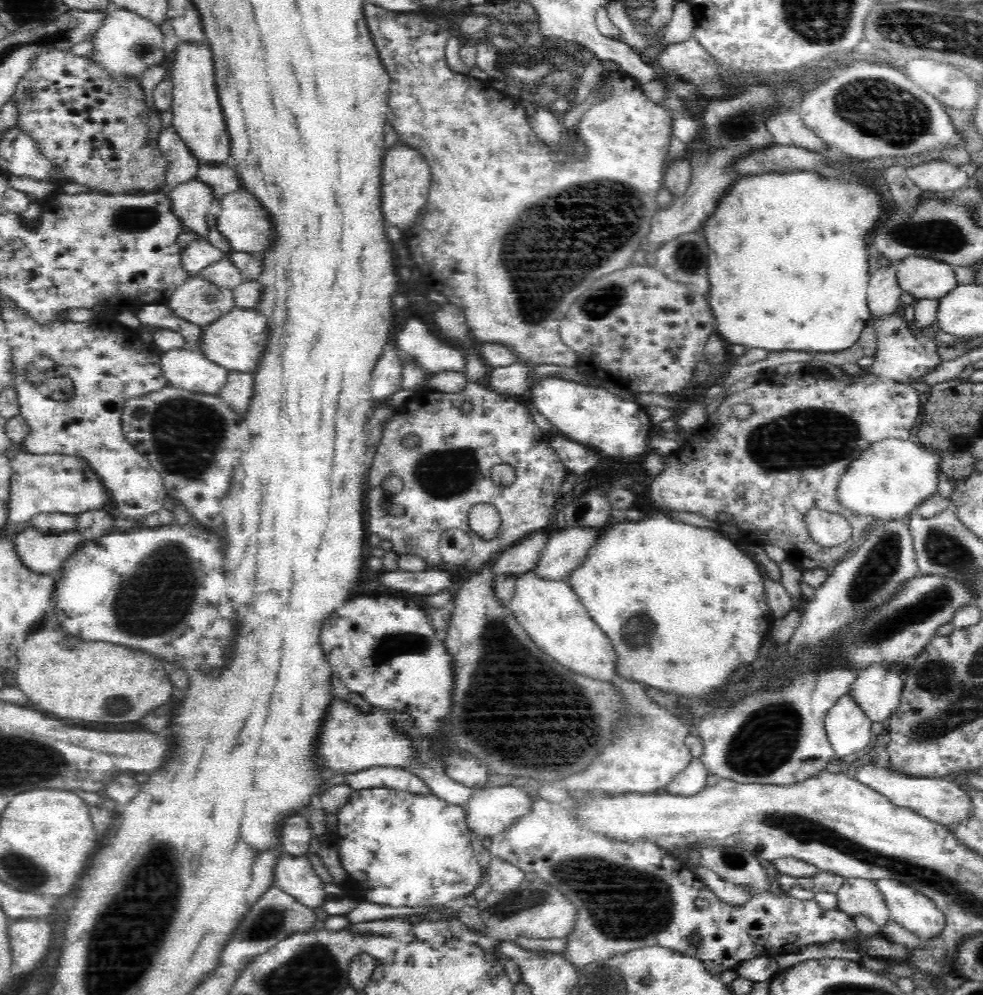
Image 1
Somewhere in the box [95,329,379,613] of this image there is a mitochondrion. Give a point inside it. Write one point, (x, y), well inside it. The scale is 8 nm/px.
(188, 435)

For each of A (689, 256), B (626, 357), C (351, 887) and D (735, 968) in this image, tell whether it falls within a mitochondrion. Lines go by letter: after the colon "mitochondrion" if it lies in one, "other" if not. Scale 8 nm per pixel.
A: mitochondrion
B: other
C: other
D: other

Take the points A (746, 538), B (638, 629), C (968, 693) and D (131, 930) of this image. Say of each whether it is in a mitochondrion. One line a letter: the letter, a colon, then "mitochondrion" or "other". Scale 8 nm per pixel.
A: other
B: mitochondrion
C: mitochondrion
D: mitochondrion

